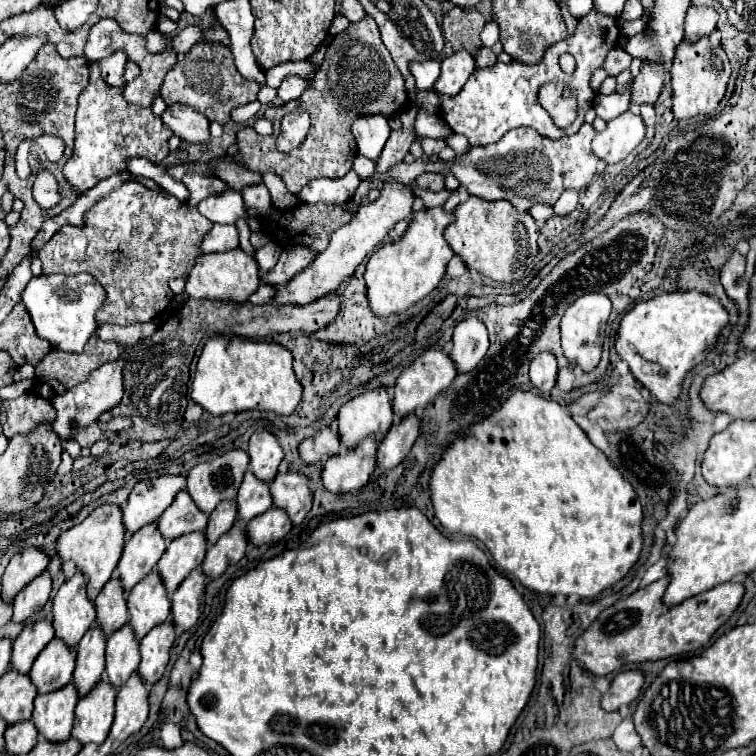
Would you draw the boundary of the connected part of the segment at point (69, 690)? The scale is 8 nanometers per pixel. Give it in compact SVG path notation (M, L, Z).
M72 682L56 692L36 696L32 722L48 742L62 742L70 738L76 702L78 690Z

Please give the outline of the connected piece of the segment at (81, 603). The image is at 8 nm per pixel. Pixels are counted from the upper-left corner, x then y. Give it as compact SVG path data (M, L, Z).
M80 570L66 580L54 596L54 628L56 636L76 646L84 632L94 624L96 610L86 596L86 578Z

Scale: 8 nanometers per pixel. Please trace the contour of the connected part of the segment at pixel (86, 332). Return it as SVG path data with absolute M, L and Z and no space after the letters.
M42 274L42 276L34 276L26 284L22 292L22 302L40 338L46 338L54 348L62 348L64 352L82 352L84 344L88 342L88 336L96 332L96 324L98 324L96 310L104 304L104 288L88 274L50 274L50 276Z

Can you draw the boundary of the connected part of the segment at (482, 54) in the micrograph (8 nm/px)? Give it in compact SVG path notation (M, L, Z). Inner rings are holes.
M482 46L480 52L476 52L474 60L476 60L476 66L482 68L482 66L490 66L490 64L494 64L494 62L496 62L496 56L494 56L494 52L492 52L490 48L484 48L484 46Z

